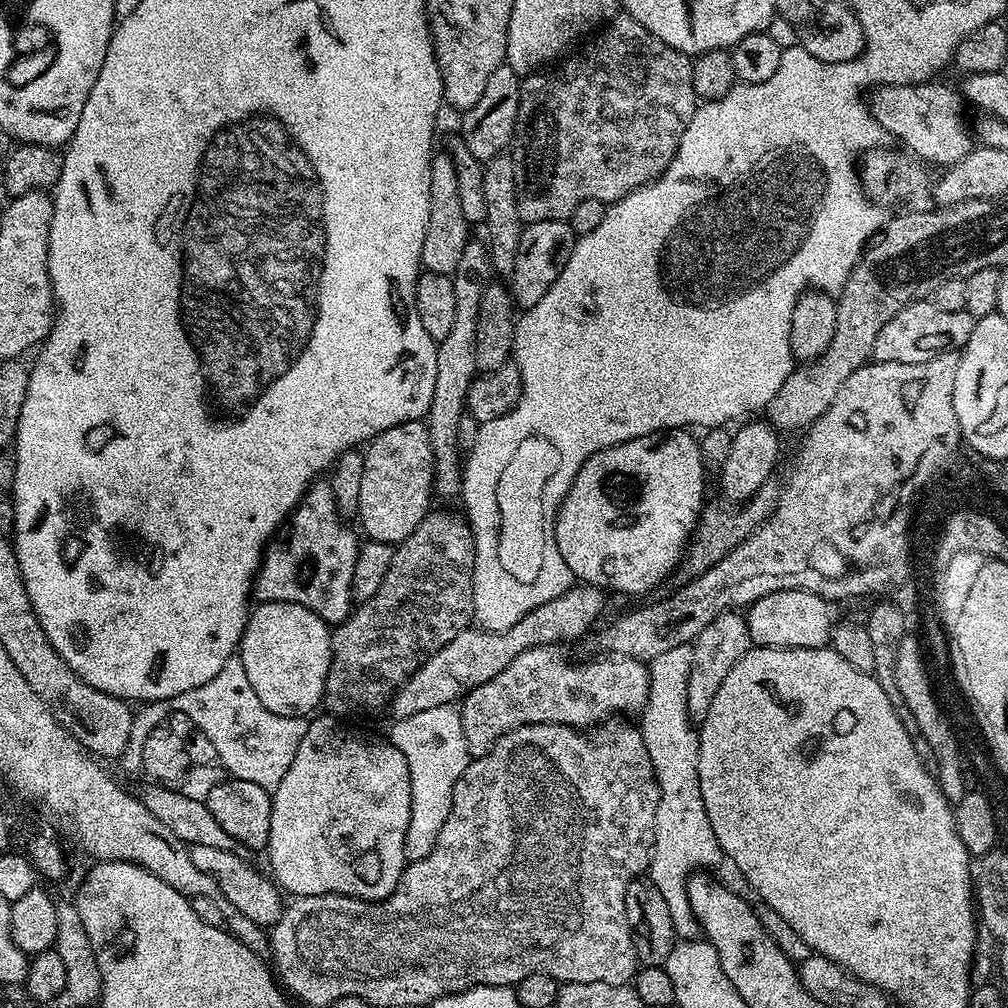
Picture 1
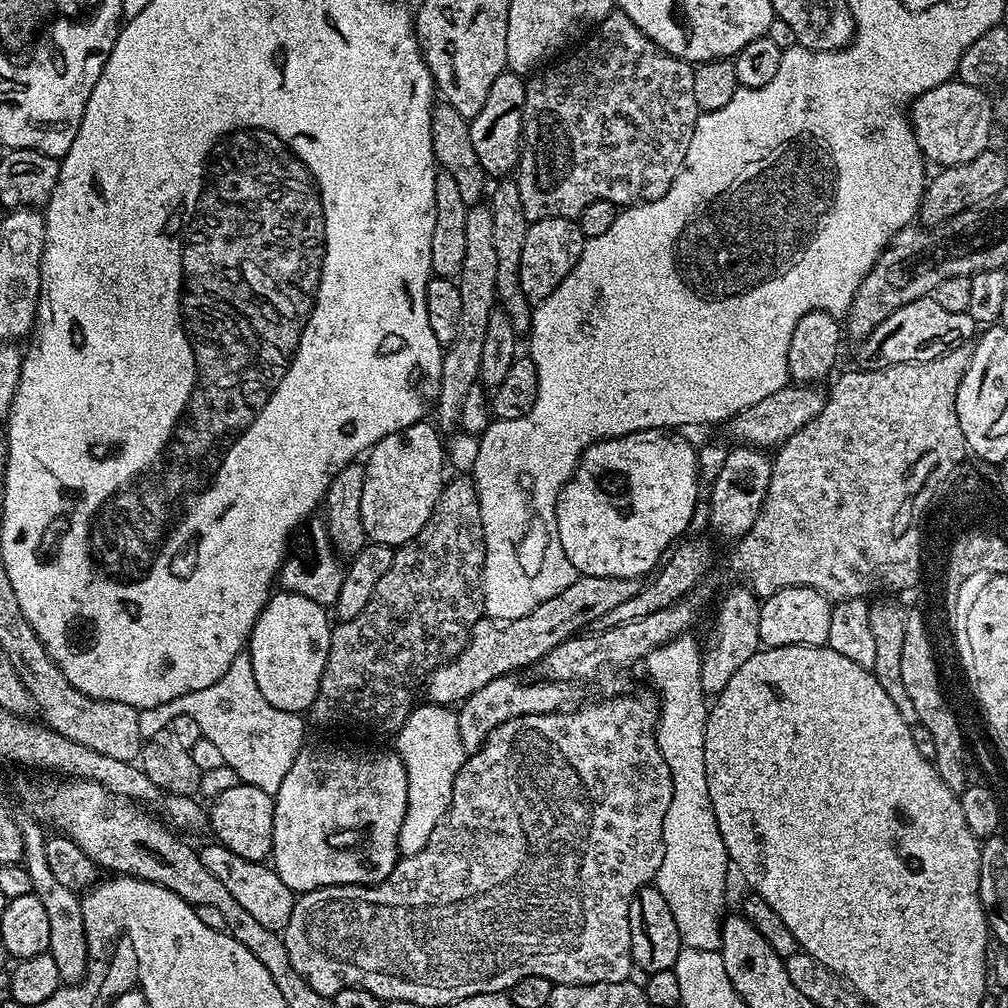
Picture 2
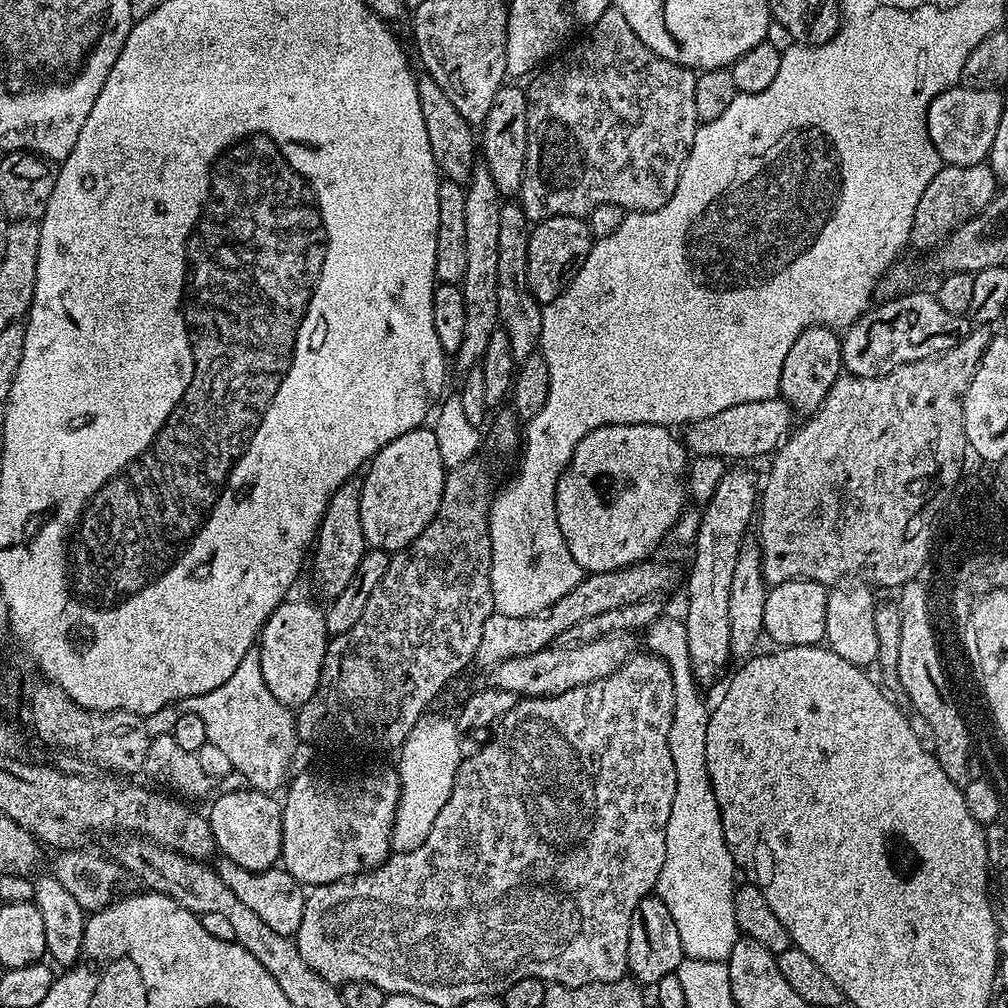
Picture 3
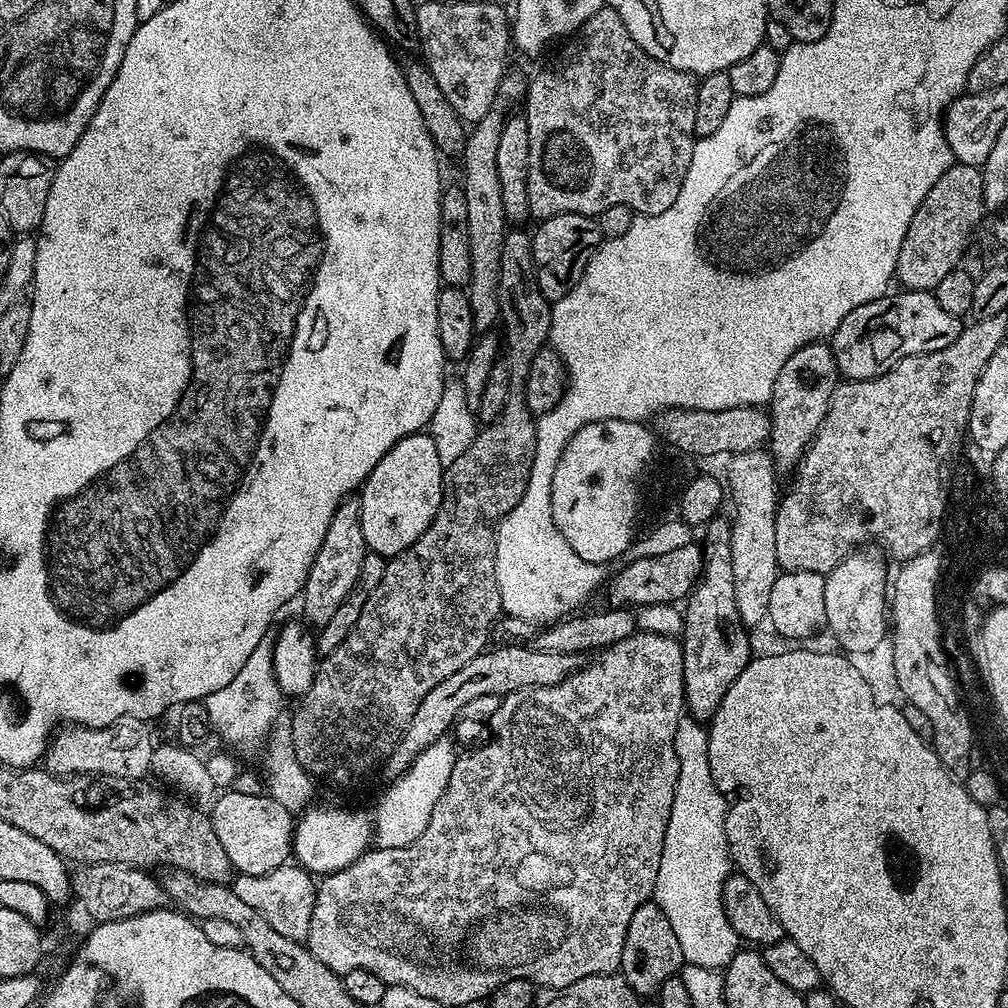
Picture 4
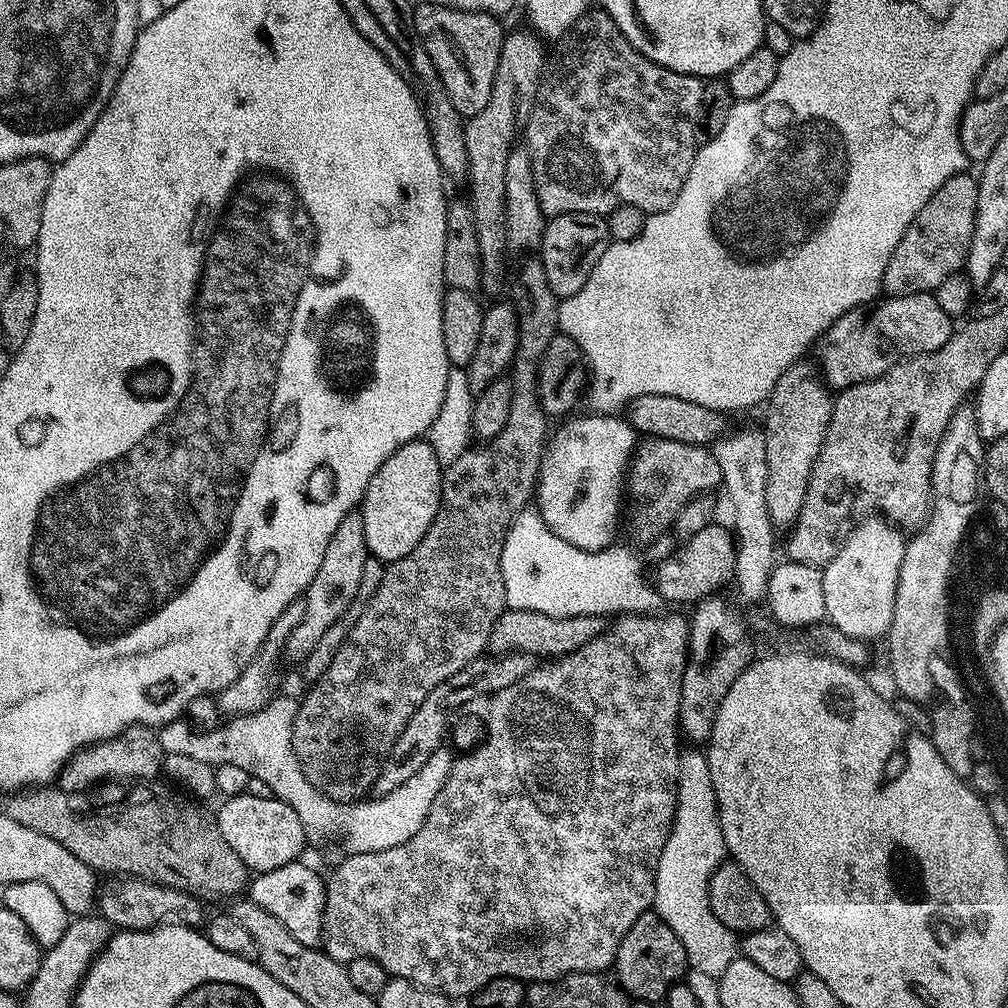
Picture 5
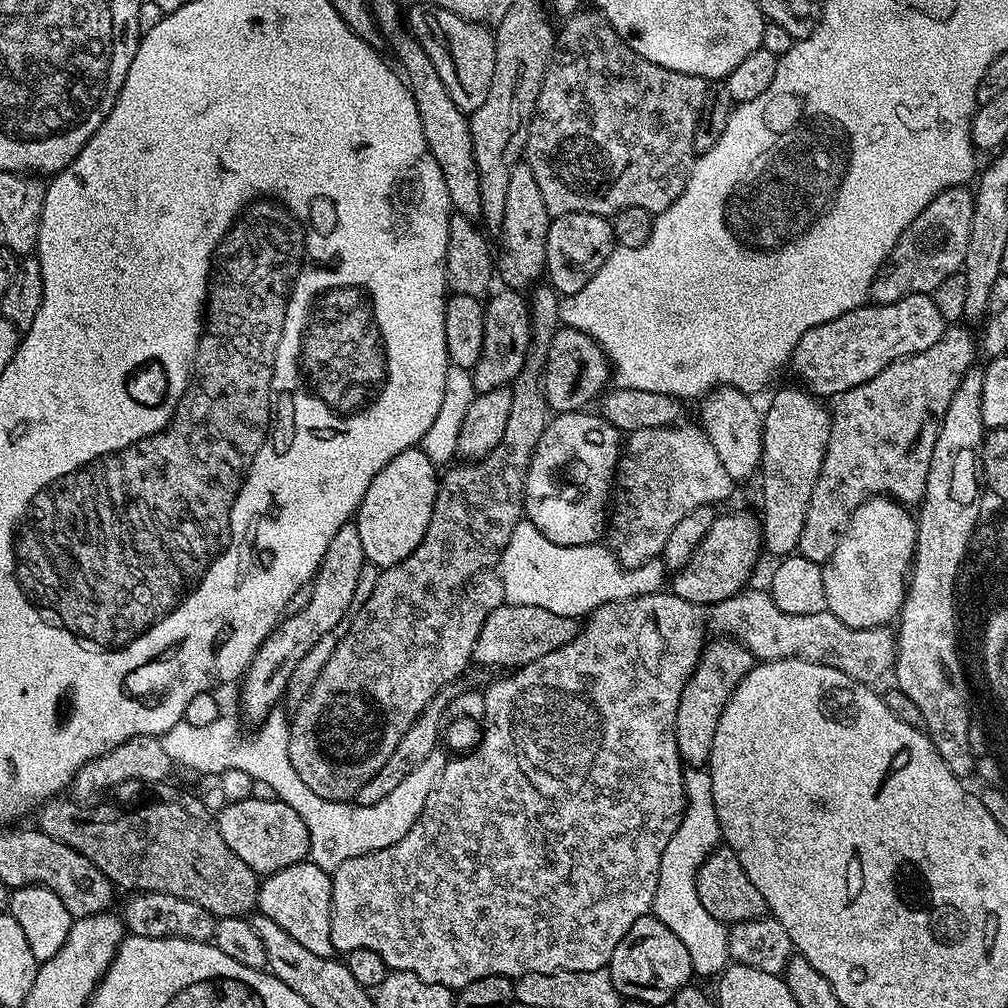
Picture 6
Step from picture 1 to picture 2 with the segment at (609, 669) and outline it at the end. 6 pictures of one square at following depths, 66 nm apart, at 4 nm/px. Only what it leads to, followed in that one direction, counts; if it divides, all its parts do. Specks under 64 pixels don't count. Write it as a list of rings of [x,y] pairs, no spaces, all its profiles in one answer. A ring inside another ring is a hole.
[[[515,675],[499,676],[494,682],[486,682],[482,690],[470,694],[459,705],[458,734],[462,734],[462,746],[465,750],[475,750],[488,739],[502,722],[510,722],[510,718],[518,718],[526,714],[542,714],[543,712],[558,712],[565,707],[565,689],[559,683],[541,679],[540,684],[527,684],[524,680],[516,680]],[[564,691],[564,692],[563,692]]]

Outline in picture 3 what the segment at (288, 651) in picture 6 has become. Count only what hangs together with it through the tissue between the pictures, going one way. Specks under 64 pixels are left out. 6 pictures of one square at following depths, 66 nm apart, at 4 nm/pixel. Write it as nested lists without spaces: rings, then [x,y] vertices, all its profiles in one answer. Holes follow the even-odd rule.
[[[356,482],[338,486],[338,490],[334,490],[334,494],[328,499],[326,514],[322,518],[320,531],[314,541],[314,555],[310,560],[310,568],[312,564],[324,598],[342,594],[350,578],[354,578],[354,570],[358,570],[358,562],[362,562],[366,551],[366,541],[362,534],[361,506],[360,484]]]

